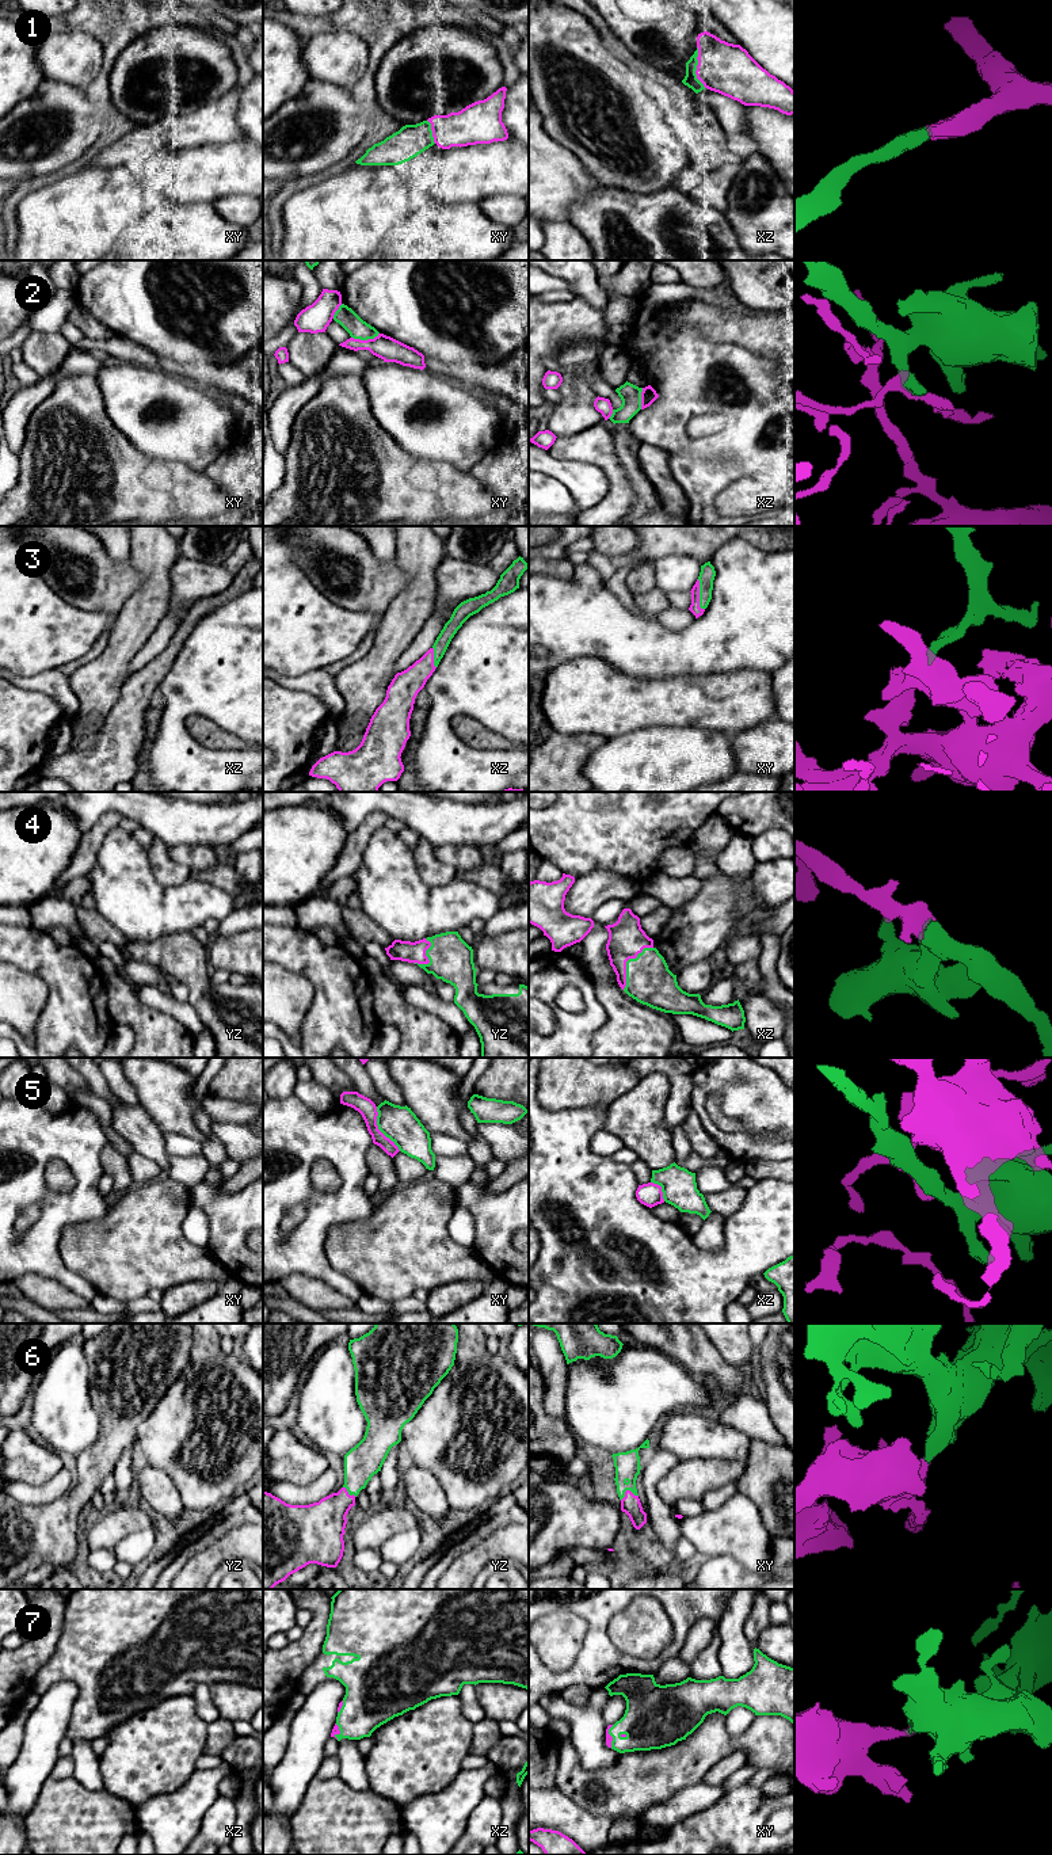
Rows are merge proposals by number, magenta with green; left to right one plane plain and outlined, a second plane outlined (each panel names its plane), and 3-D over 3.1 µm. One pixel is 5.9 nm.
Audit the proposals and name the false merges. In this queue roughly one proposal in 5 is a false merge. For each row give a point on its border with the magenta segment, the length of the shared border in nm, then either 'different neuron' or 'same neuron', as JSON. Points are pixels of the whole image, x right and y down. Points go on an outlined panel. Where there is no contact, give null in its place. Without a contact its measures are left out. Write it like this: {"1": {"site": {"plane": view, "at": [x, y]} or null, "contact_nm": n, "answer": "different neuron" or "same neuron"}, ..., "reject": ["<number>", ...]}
{"1": {"site": {"plane": "xz", "at": [697, 67]}, "contact_nm": 260, "answer": "same neuron"}, "2": {"site": {"plane": "xy", "at": [365, 341]}, "contact_nm": 170, "answer": "different neuron"}, "3": {"site": {"plane": "xy", "at": [698, 595]}, "contact_nm": 190, "answer": "same neuron"}, "4": {"site": {"plane": "xz", "at": [625, 963]}, "contact_nm": 320, "answer": "same neuron"}, "5": {"site": {"plane": "xy", "at": [377, 1128]}, "contact_nm": 300, "answer": "different neuron"}, "6": {"site": {"plane": "xy", "at": [626, 1490]}, "contact_nm": 110, "answer": "same neuron"}, "7": {"site": {"plane": "xy", "at": [610, 1736]}, "contact_nm": 140, "answer": "same neuron"}, "reject": ["2", "5"]}

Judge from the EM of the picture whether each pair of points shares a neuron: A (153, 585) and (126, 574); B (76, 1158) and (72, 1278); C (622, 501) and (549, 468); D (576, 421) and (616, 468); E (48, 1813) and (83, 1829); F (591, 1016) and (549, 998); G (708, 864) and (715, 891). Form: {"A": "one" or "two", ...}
{"A": "two", "B": "one", "C": "two", "D": "two", "E": "one", "F": "one", "G": "two"}

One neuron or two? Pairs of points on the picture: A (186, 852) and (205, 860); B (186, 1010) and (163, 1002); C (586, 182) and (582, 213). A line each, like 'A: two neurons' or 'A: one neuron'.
A: one neuron
B: one neuron
C: two neurons

